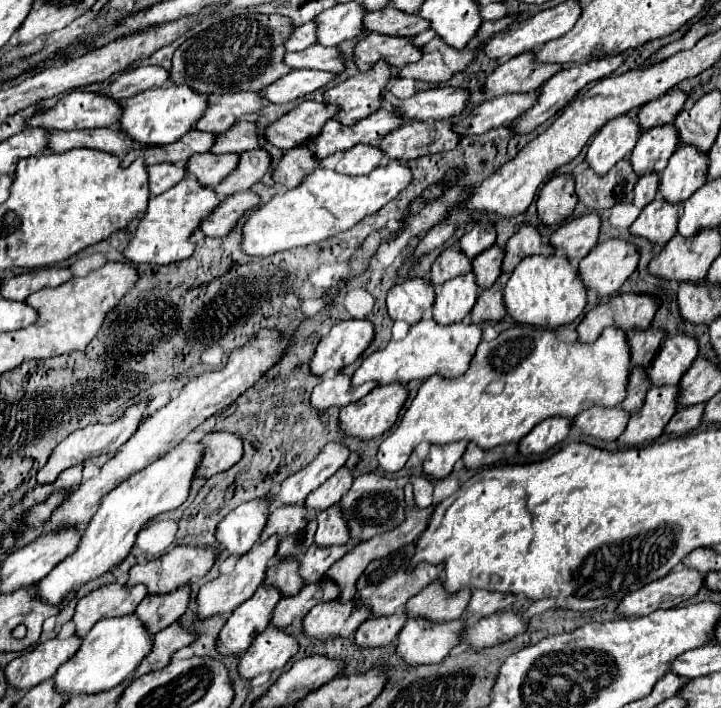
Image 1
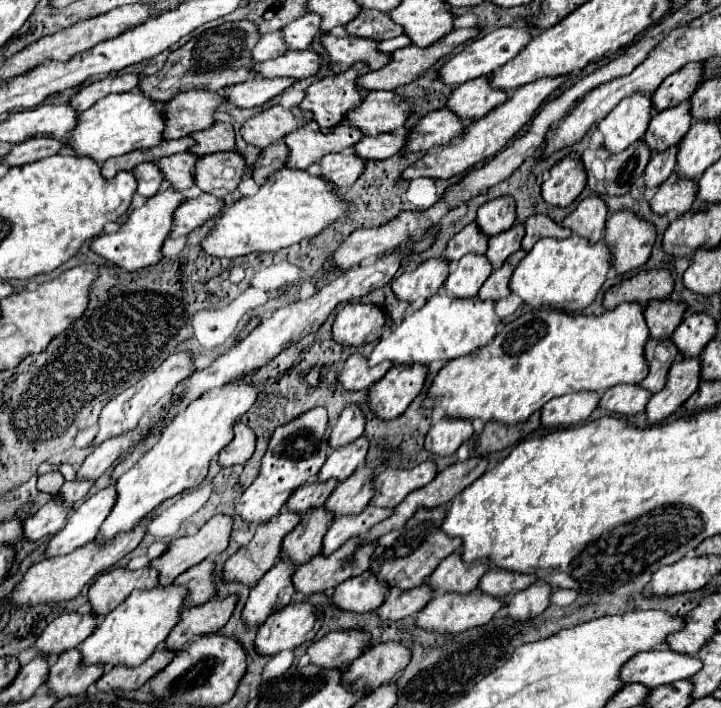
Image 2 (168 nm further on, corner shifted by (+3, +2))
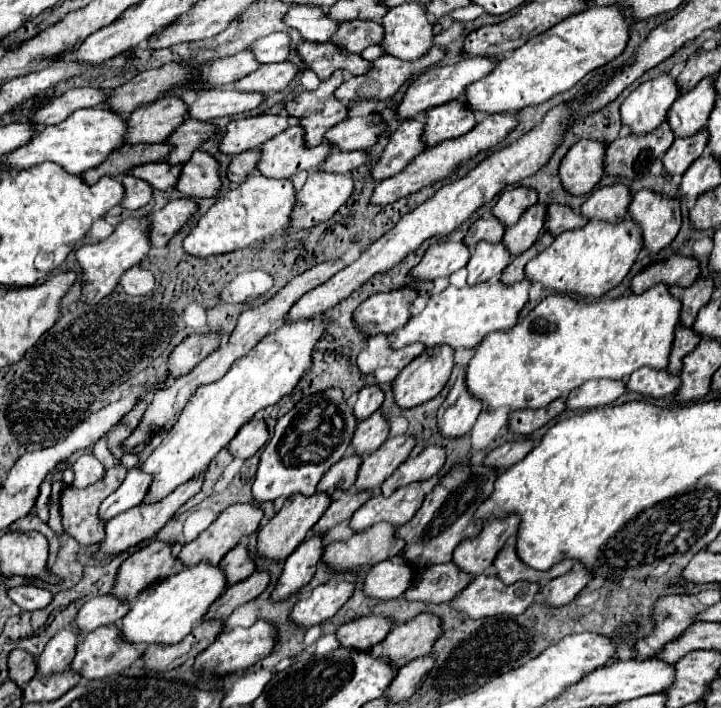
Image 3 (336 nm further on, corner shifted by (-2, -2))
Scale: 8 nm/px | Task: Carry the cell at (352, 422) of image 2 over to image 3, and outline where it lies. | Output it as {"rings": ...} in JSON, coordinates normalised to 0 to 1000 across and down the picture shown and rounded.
{"rings":[[[510,542],[497,554],[497,565],[491,571],[491,588],[499,593],[508,593],[516,582],[521,582],[533,568],[533,554],[524,542]]]}

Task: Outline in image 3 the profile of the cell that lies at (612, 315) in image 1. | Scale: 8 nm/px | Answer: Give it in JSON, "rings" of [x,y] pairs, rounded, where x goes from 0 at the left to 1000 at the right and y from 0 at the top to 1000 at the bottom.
{"rings":[[[932,359],[929,364],[924,364],[921,370],[910,370],[899,379],[893,379],[890,384],[885,384],[877,393],[877,412],[888,415],[893,410],[899,410],[907,401],[940,401],[940,404],[957,404],[971,387],[968,379],[968,367],[960,362],[943,362],[943,359]]]}

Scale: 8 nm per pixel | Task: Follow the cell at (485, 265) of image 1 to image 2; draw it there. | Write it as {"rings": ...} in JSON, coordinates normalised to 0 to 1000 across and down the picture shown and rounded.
{"rings":[[[712,316],[712,322],[695,328],[692,333],[678,336],[678,350],[673,356],[675,367],[681,370],[681,376],[689,381],[698,376],[698,370],[723,350],[723,336],[725,336],[728,325],[725,316]]]}

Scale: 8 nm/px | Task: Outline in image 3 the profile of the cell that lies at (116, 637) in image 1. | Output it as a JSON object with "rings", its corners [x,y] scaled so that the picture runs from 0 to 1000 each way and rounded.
{"rings":[[[286,791],[269,799],[255,799],[252,808],[219,819],[194,836],[175,873],[166,879],[169,898],[186,910],[244,910],[261,898],[264,890],[288,867],[291,856],[313,831],[313,811],[305,799],[297,799]]]}

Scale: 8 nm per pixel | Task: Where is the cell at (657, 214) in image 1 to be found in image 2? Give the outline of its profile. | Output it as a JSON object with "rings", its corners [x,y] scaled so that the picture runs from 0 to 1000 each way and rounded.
{"rings":[[[933,246],[914,263],[911,274],[900,282],[903,288],[903,299],[920,305],[920,302],[931,302],[931,308],[942,308],[947,305],[958,291],[961,291],[961,271],[964,268],[964,257],[961,260],[939,260],[939,254],[933,254]]]}

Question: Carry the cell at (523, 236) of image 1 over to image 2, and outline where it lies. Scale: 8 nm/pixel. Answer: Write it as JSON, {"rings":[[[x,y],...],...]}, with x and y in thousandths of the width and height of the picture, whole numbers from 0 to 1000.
{"rings":[[[742,302],[742,305],[734,305],[728,311],[728,333],[725,333],[725,342],[723,342],[723,350],[728,356],[734,356],[739,350],[739,345],[750,336],[786,336],[789,328],[784,322],[778,322],[775,316],[770,316],[761,305],[753,305],[753,302]]]}

